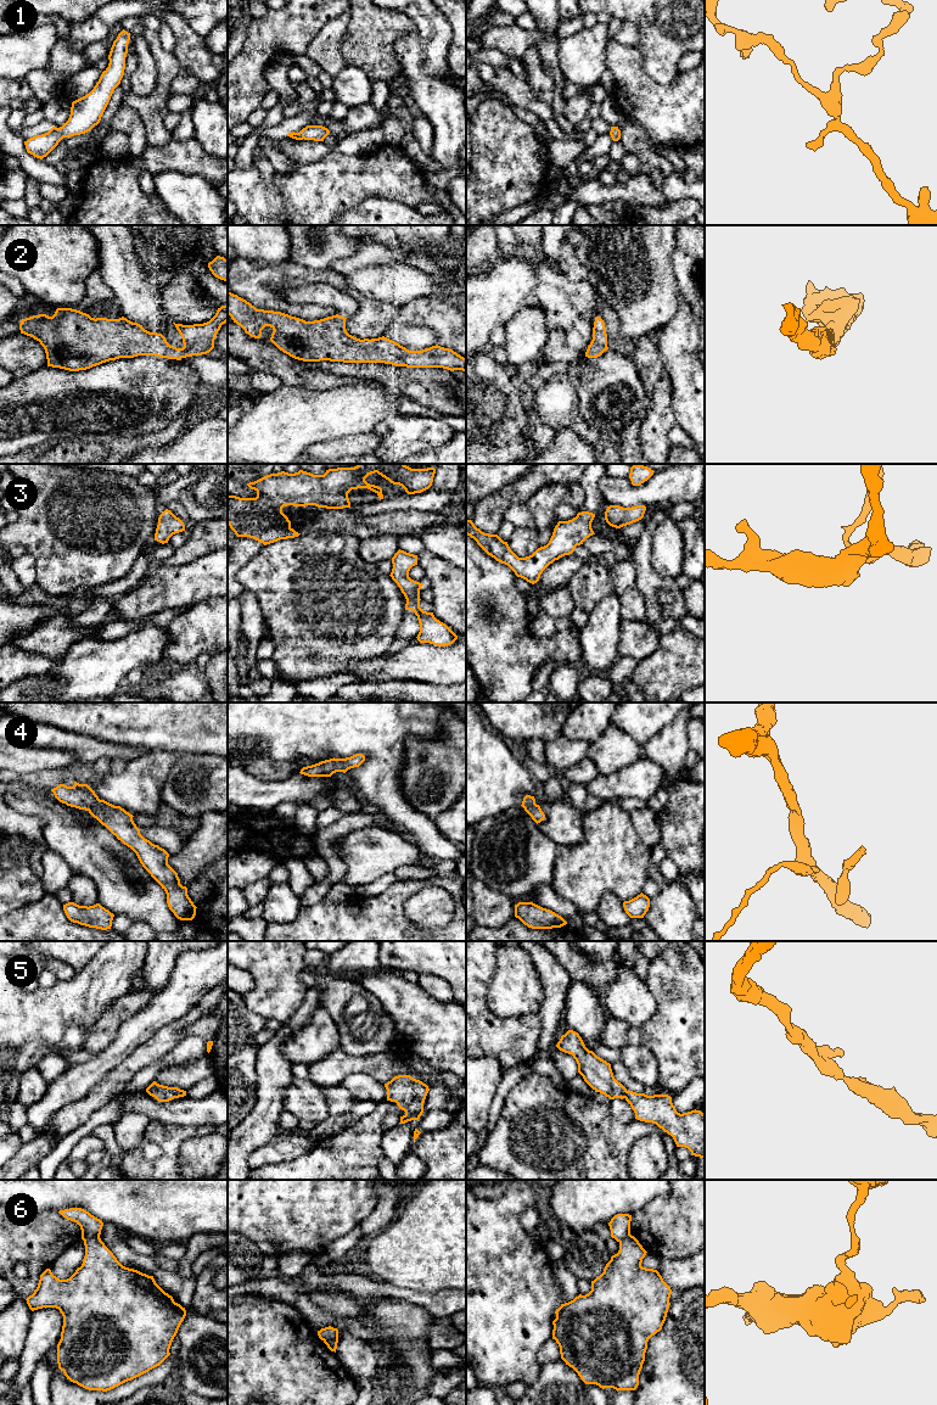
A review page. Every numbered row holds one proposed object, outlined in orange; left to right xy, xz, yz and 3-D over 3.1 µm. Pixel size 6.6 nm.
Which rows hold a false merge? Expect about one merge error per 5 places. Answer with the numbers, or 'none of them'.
6

